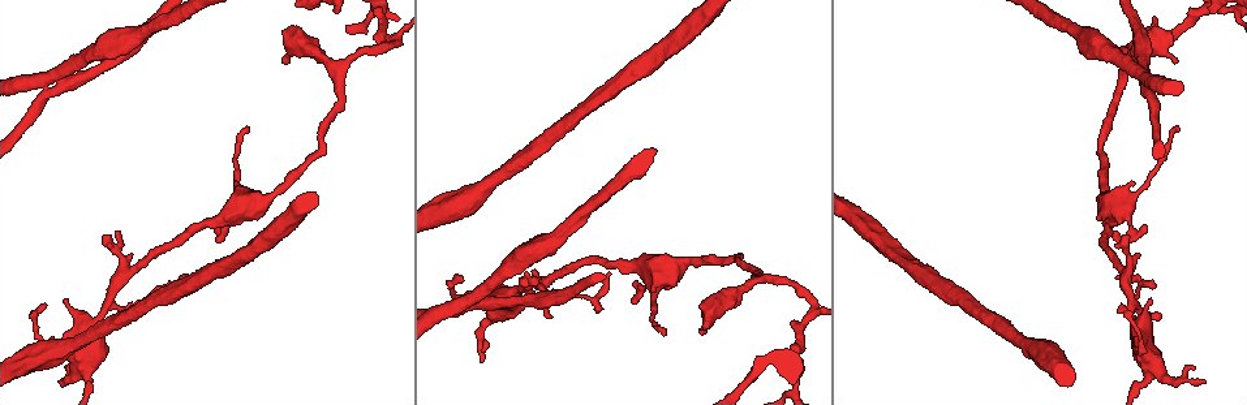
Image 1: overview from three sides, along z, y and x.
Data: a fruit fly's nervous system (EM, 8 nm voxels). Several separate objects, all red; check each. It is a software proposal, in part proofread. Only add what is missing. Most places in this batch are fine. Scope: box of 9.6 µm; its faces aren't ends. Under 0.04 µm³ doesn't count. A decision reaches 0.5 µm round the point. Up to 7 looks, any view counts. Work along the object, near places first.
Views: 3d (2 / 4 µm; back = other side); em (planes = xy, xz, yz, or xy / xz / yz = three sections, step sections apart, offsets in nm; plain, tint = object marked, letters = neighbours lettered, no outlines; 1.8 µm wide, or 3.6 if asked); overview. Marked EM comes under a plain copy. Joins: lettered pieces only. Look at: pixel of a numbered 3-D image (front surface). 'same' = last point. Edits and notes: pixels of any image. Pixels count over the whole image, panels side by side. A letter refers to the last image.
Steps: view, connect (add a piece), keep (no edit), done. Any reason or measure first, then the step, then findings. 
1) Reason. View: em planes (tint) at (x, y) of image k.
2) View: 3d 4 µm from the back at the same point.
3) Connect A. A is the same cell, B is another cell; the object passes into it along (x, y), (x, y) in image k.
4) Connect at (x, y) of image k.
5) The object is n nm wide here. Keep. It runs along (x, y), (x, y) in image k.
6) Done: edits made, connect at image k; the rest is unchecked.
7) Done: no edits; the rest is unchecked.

An open end. View: em 3.6 µm yz step 16 (letters) at (1122, 235) of image 1.

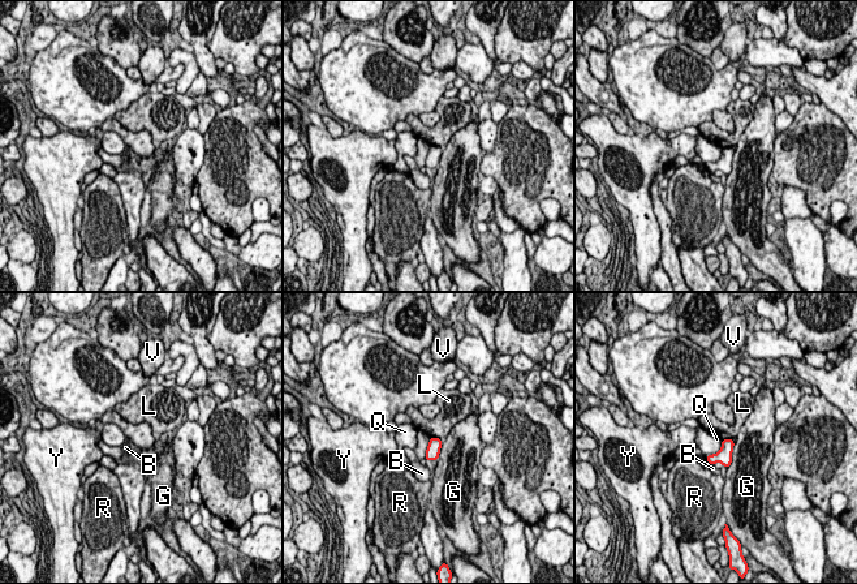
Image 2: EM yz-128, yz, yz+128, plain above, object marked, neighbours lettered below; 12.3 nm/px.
View: em 3.6 µm planes (letters) at the same point.

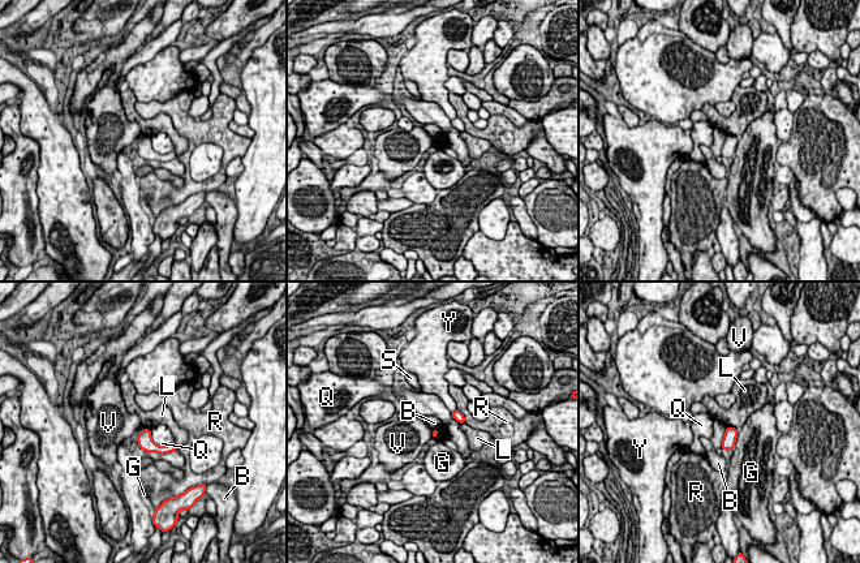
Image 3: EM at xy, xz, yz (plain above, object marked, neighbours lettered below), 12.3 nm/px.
Keep. B, G, L, Q, R, S, V and Y are other cells; a border runs along (726, 426), (719, 447) in image 3; none of them fits.

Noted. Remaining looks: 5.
Free end. View: 3d 4 µm at (282, 62) of image 1.

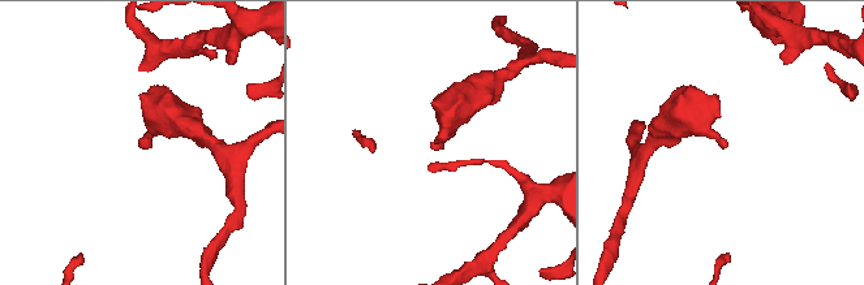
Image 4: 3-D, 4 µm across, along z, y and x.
Now the EM. View: em xy step 4 (letters) at (725, 143) of image 4.

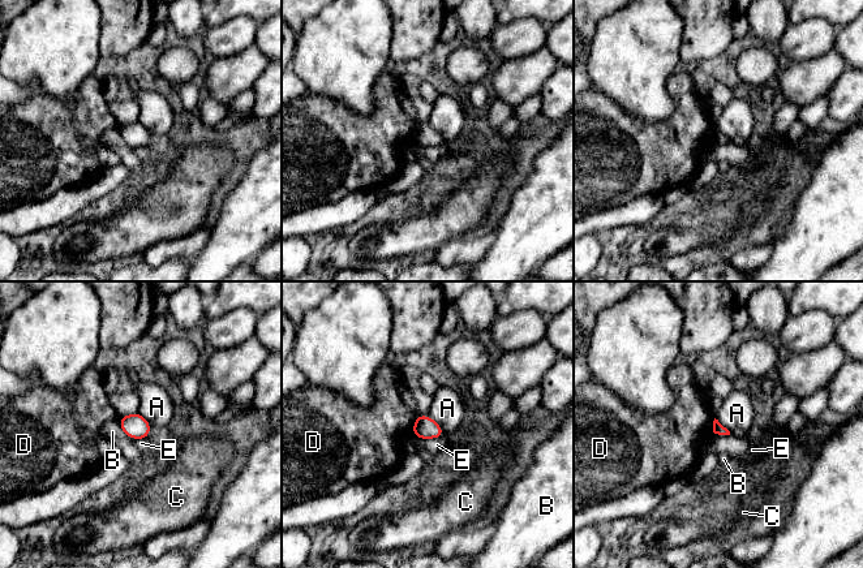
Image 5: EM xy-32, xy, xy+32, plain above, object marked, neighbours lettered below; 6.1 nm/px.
Another direction. View: em planes (letters) at the same point.

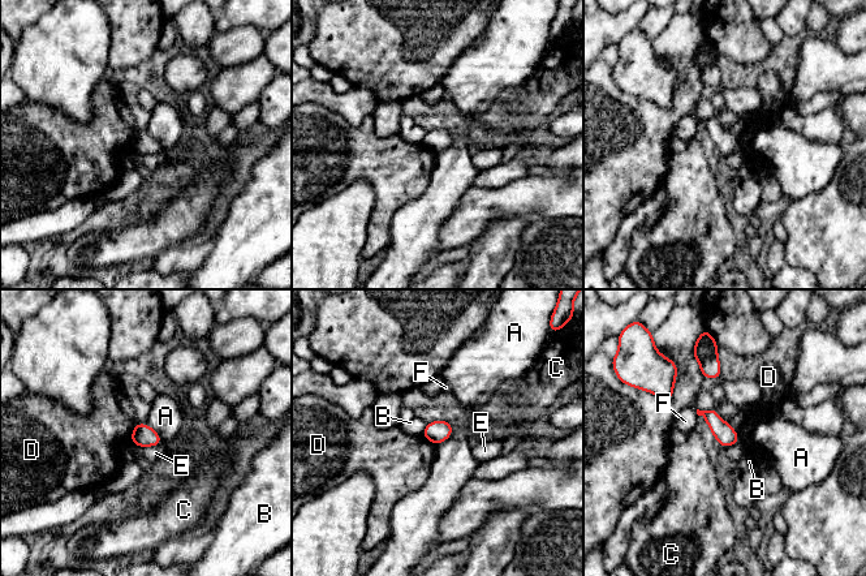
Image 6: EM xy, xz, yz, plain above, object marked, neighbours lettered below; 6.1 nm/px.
The longest contact is with E, 180 nm. Keep. A, B, C, D, E and F are other cells; none of them fits.

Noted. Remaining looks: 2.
View: em yz step 4 (tint) at (65, 73) of image 1.

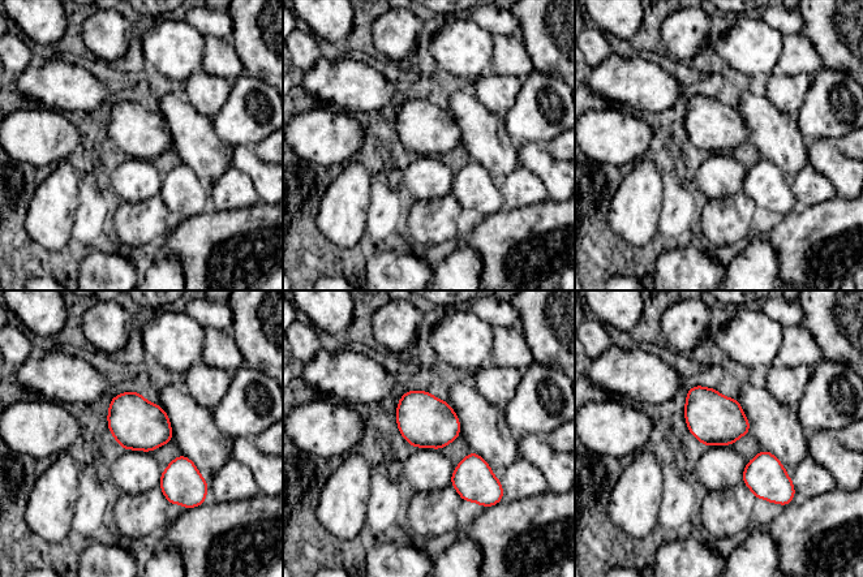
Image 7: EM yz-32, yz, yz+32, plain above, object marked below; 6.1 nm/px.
Cut it another way. View: em planes (letters) at the same point.

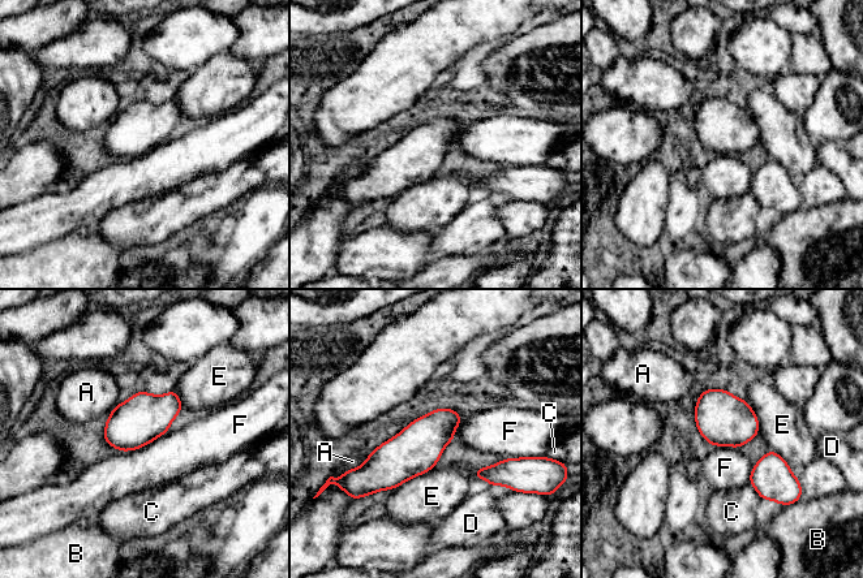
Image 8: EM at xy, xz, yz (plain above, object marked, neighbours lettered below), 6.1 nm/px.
The object is 300 nm wide here. Keep. A, B, C, D, E and F are other cells; a border runs along (167, 431), (138, 448), (120, 452) in image 8; none of them fits.

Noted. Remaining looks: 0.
Done: no edits; the rest is unchecked.

